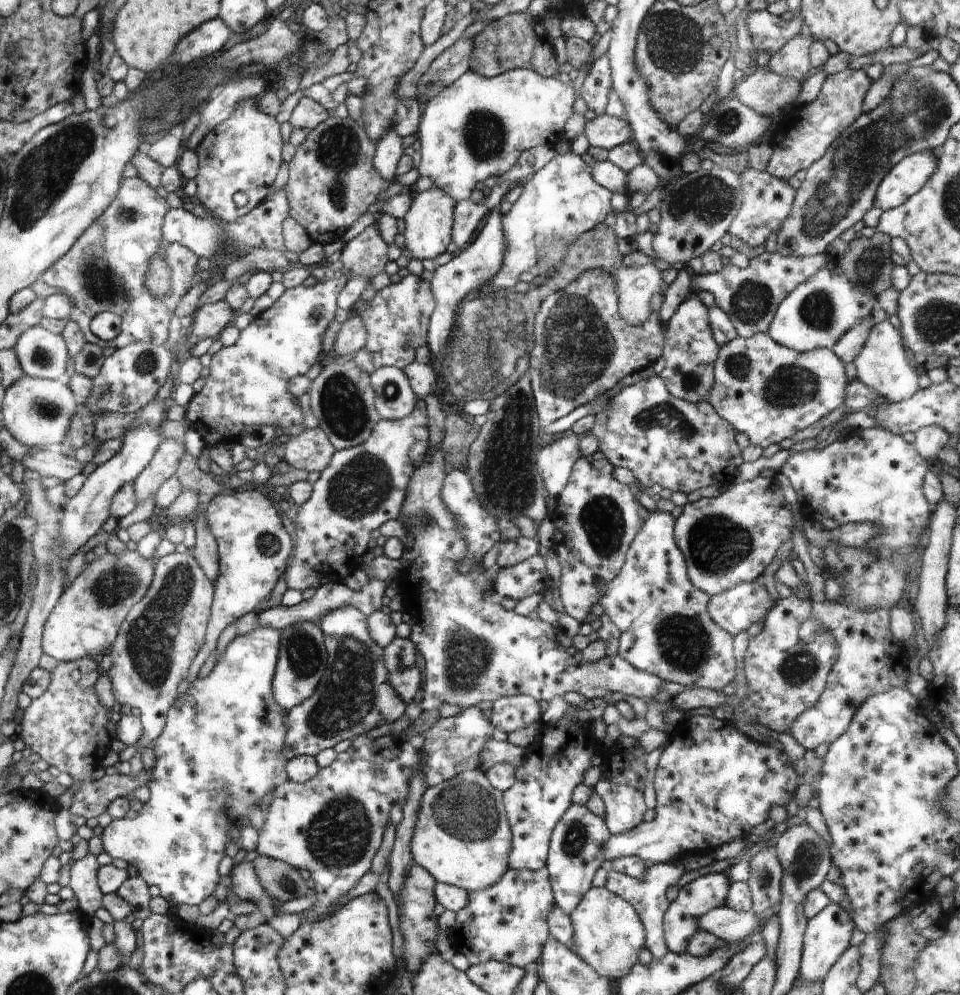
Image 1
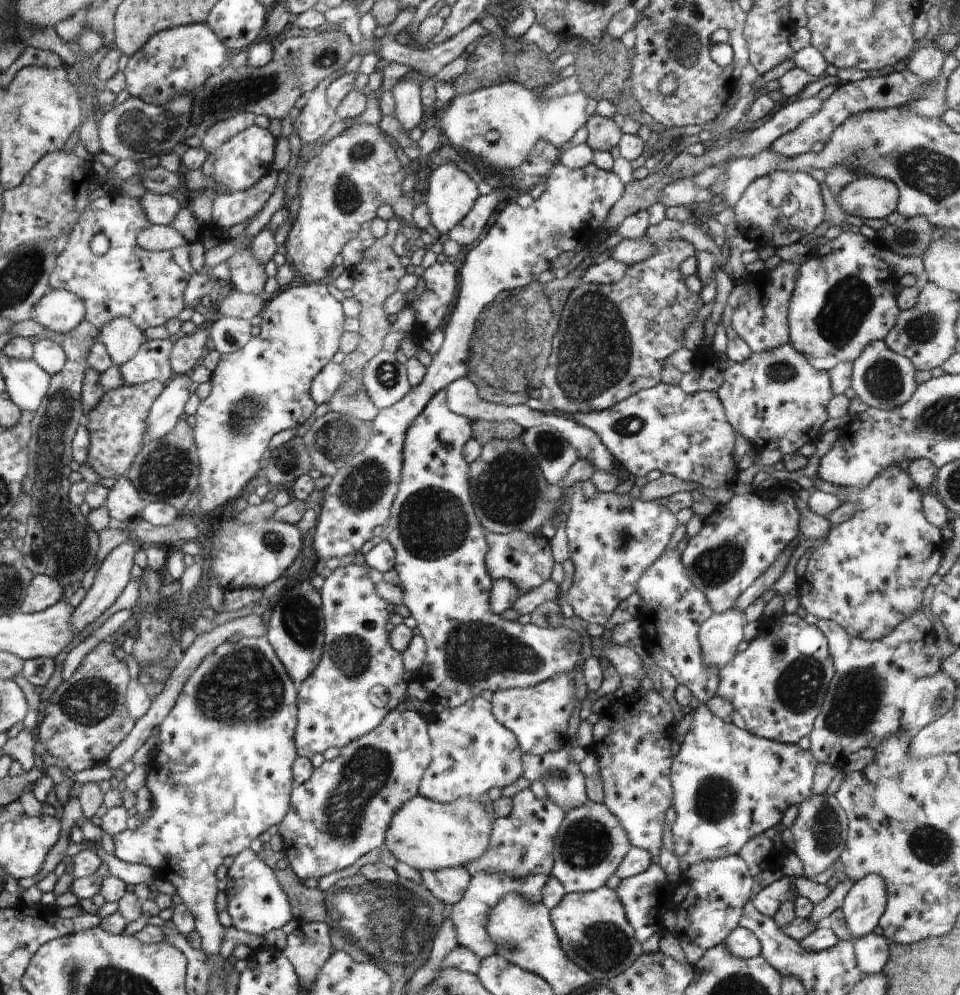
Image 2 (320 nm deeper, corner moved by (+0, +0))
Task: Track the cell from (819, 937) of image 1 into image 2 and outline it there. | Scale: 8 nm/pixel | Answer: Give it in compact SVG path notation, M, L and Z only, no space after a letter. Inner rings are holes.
M868 873L855 882L841 906L852 940L871 933L887 905L887 884L883 876Z

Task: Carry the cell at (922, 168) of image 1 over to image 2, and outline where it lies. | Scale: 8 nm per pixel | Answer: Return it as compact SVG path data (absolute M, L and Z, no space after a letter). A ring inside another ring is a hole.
M864 175L849 182L836 196L839 207L862 220L886 218L896 210L899 190L888 179Z

